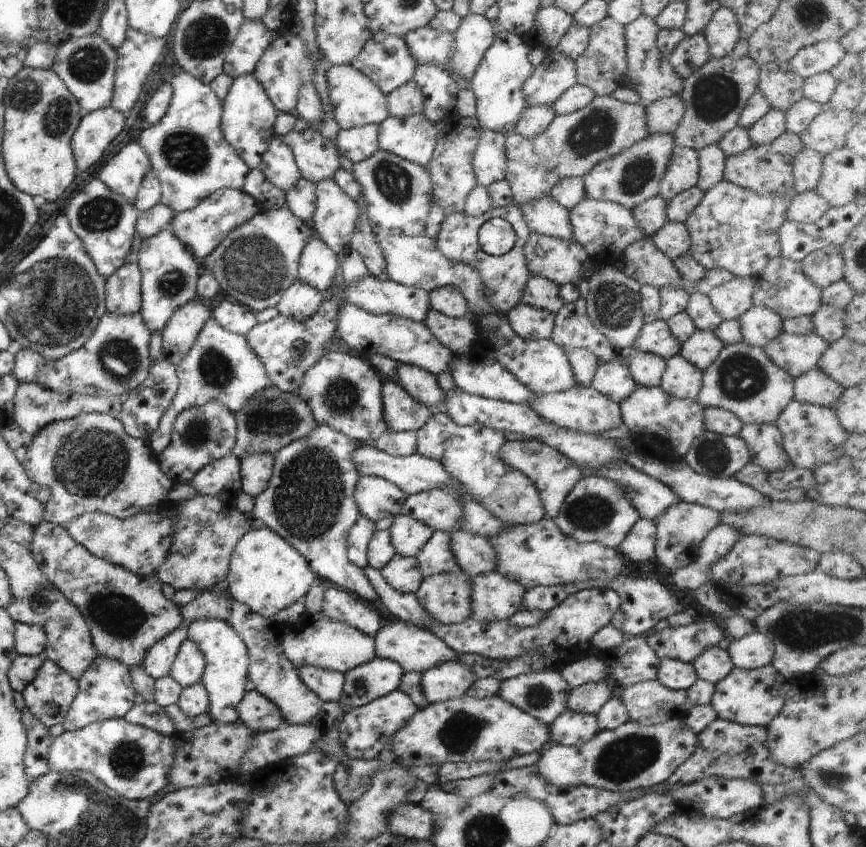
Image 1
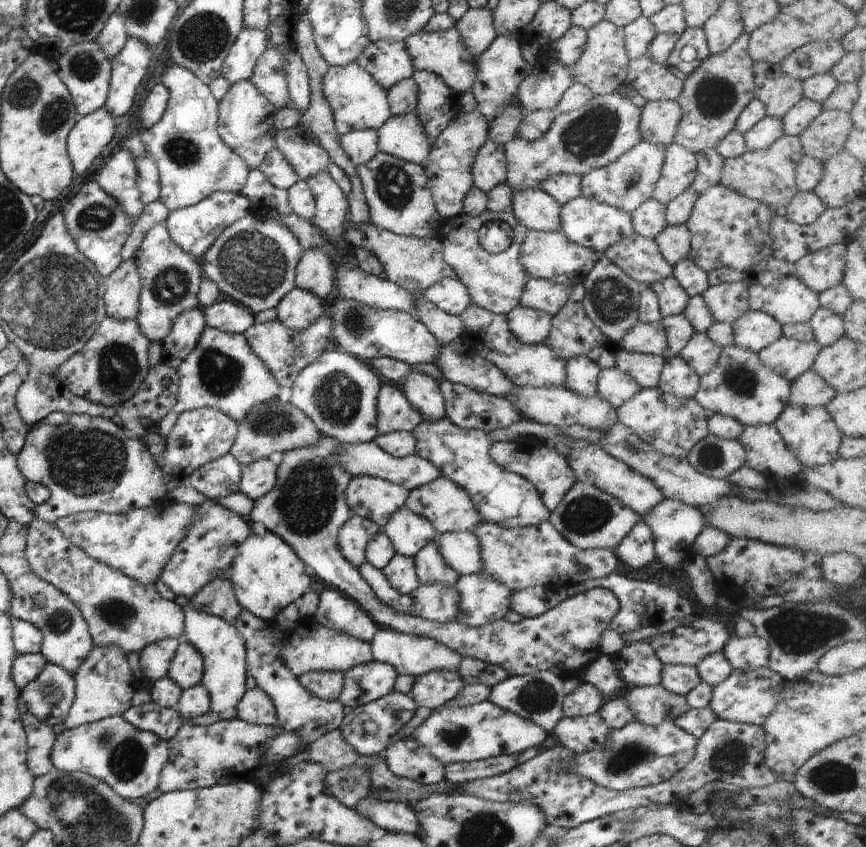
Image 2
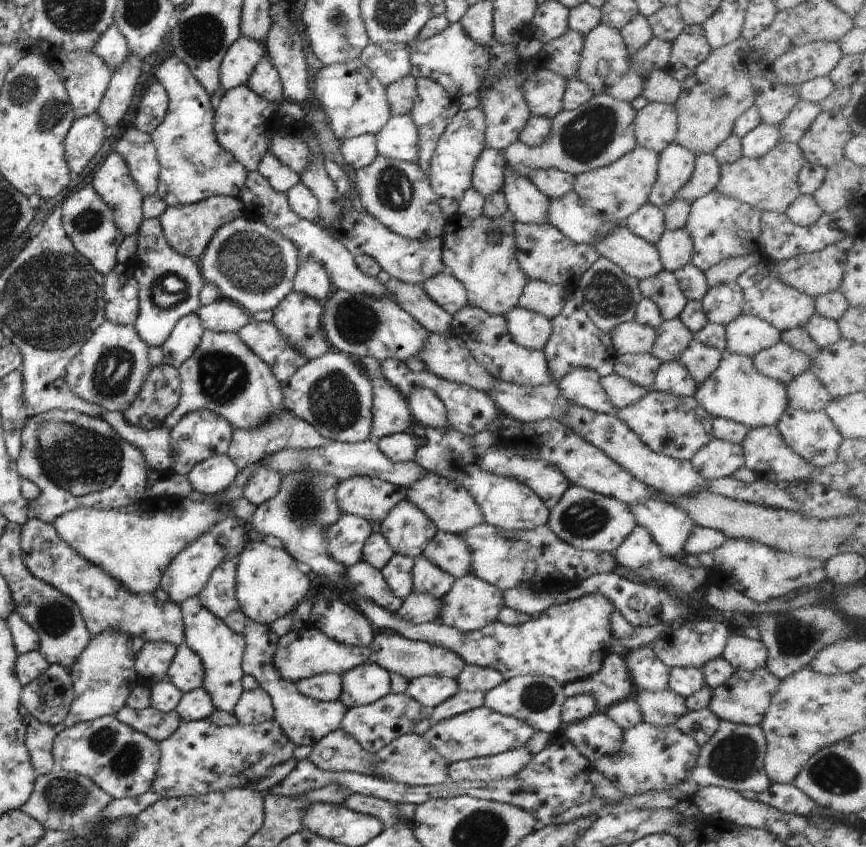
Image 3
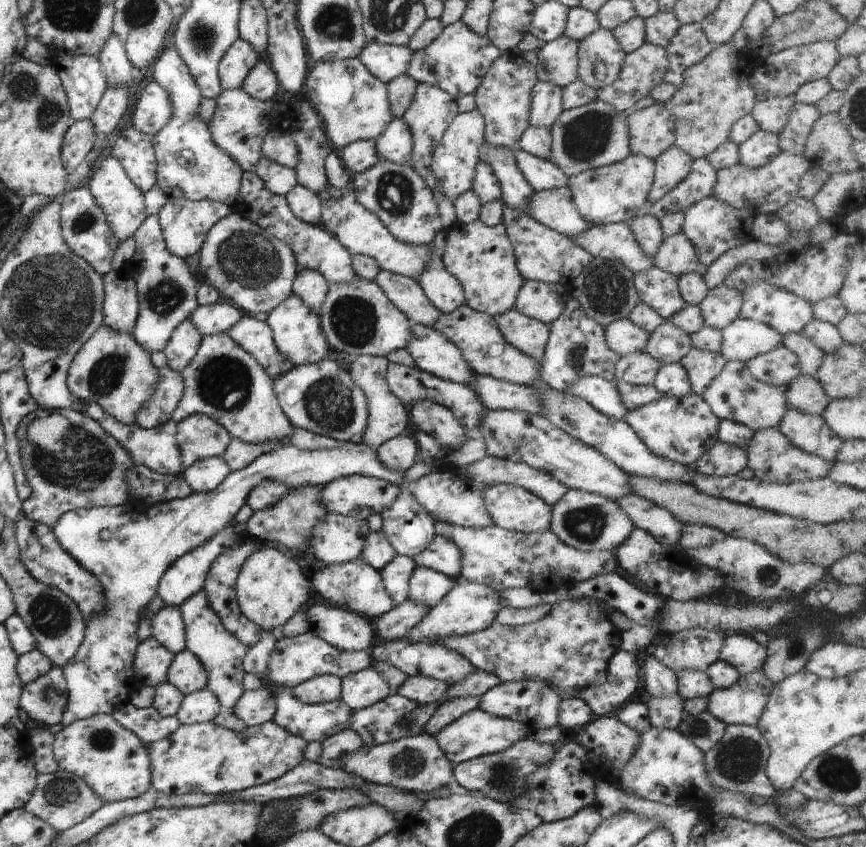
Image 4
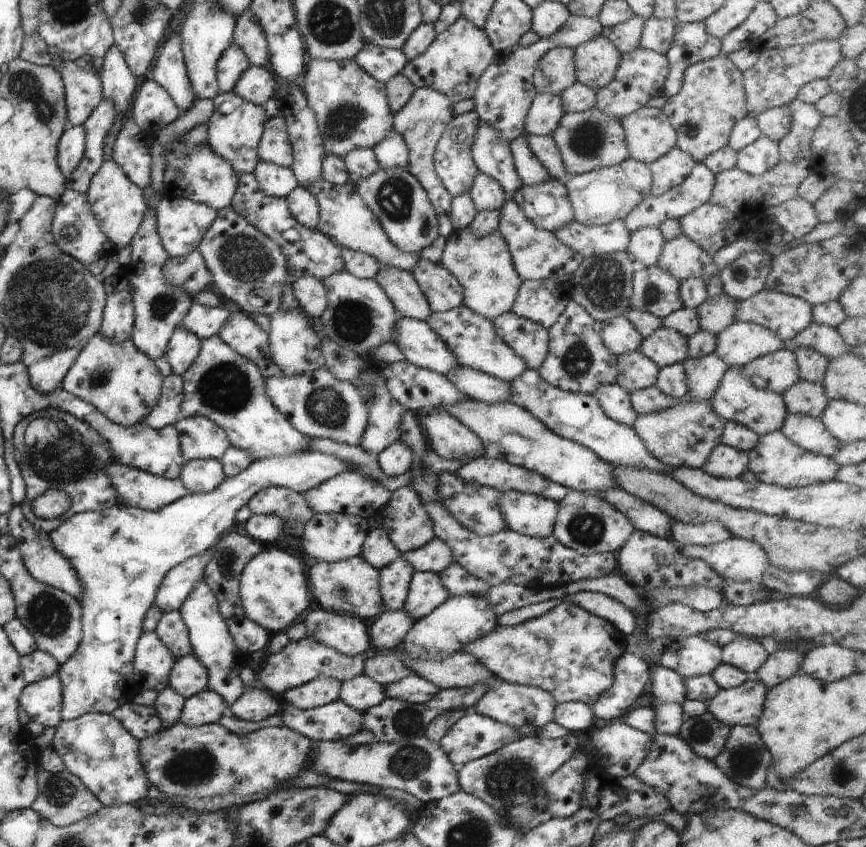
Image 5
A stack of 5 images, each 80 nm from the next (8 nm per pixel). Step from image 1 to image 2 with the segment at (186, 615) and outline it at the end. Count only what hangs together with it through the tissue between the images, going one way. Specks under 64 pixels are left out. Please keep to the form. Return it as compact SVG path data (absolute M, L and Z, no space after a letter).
M228 570L202 586L199 592L189 599L189 602L196 611L219 617L234 627L239 615L243 613L234 597L228 579Z

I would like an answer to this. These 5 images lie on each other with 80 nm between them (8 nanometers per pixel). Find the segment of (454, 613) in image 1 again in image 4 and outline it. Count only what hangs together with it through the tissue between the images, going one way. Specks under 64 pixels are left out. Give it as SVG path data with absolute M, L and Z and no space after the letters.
M405 599L399 606L372 620L375 638L383 641L405 639L410 628L413 628L428 610L419 603Z

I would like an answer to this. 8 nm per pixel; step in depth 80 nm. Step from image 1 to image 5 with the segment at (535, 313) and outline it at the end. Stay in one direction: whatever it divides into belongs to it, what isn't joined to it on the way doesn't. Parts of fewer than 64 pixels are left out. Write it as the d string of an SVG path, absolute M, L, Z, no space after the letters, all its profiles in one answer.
M511 311L491 321L495 334L519 356L526 369L541 366L548 349L548 329Z

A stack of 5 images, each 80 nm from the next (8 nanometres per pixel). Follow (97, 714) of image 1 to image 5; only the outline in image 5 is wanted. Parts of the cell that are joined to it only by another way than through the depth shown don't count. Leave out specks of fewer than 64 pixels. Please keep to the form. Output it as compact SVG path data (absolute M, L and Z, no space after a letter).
M305 450L290 455L279 455L253 461L245 470L232 477L224 477L219 486L208 493L189 493L155 512L133 507L113 505L101 512L85 511L74 514L55 530L48 532L54 549L64 556L80 580L80 607L82 640L75 652L58 665L61 683L61 710L63 721L73 720L89 713L110 714L112 710L129 702L136 692L139 676L133 672L134 648L141 631L145 612L153 604L157 587L163 575L190 556L199 555L233 526L238 508L260 490L267 487L285 487L303 494L306 490L346 471L348 467L339 458L317 451Z

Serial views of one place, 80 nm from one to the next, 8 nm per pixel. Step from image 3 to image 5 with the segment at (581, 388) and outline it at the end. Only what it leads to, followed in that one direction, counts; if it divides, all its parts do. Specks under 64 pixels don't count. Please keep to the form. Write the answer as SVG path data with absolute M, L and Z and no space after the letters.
M617 383L612 385L599 385L591 394L601 407L601 410L616 423L632 428L638 417L632 409L627 391L624 391Z

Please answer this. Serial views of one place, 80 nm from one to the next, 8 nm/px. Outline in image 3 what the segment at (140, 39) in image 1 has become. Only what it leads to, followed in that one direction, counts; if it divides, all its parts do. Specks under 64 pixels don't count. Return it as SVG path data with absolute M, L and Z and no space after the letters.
M127 53L123 64L111 72L110 79L103 93L96 115L105 127L117 124L133 98L133 90L141 70L141 61L131 53Z

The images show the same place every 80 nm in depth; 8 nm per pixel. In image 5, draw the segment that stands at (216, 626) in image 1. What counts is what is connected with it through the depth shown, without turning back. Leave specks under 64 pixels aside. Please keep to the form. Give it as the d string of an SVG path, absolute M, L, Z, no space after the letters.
M202 580L195 583L183 604L178 608L182 621L188 632L188 641L194 657L207 671L207 690L216 692L227 708L235 702L243 690L243 684L237 672L245 664L246 654L242 653L232 641L218 611L217 601L211 589Z

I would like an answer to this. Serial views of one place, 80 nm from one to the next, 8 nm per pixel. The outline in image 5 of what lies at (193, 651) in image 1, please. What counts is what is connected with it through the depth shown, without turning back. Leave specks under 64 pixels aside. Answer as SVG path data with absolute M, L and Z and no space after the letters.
M193 654L174 659L168 686L184 699L207 690L207 671Z

